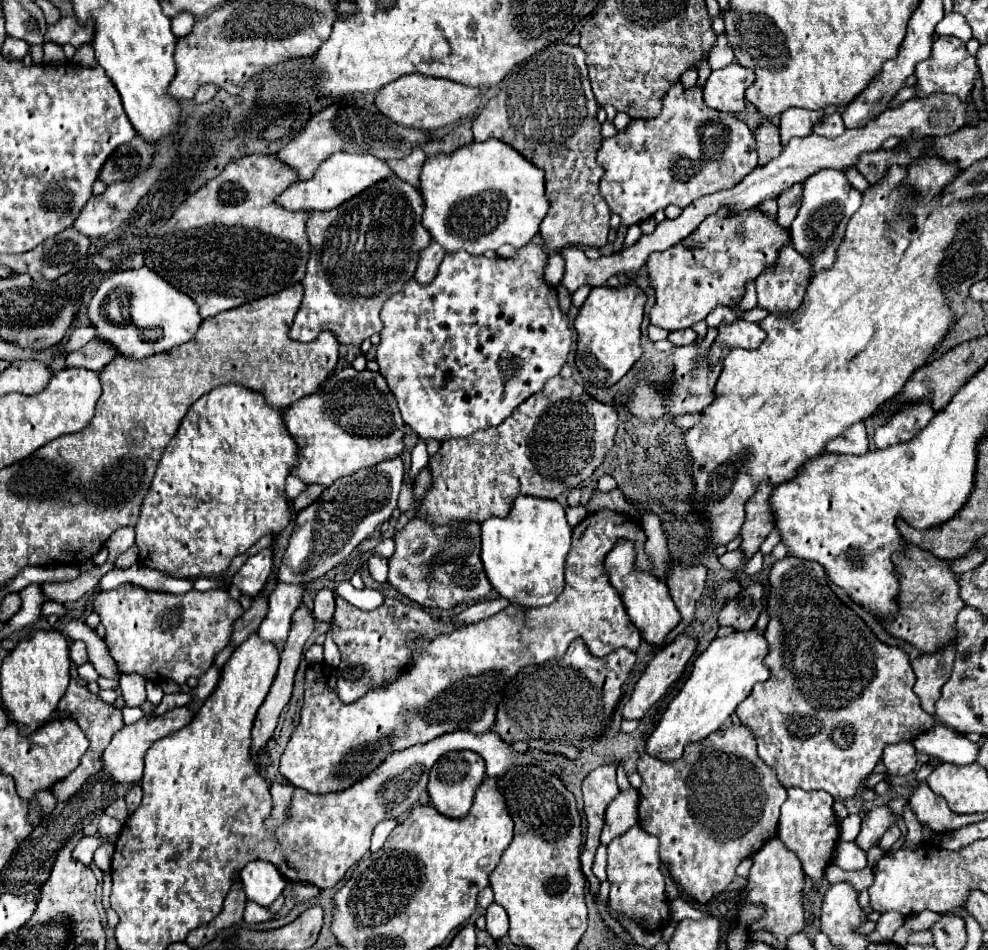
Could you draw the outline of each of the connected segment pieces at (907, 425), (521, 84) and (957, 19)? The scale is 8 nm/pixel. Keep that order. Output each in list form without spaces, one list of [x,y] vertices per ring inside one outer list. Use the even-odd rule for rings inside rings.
[[[928,402],[912,404],[910,408],[904,406],[902,412],[898,410],[896,416],[892,414],[884,426],[876,428],[874,442],[876,442],[878,448],[888,448],[888,446],[892,446],[892,444],[908,442],[908,440],[912,440],[932,418],[934,418],[934,412],[932,412],[932,406],[930,406]]]
[[[552,44],[536,52],[502,80],[500,94],[494,96],[472,122],[474,142],[498,138],[516,148],[538,168],[546,170],[546,194],[550,198],[550,210],[540,226],[540,236],[544,240],[544,246],[550,250],[560,250],[568,244],[602,248],[610,230],[610,208],[598,192],[598,184],[604,176],[604,168],[600,168],[600,164],[596,162],[596,152],[600,150],[602,140],[600,124],[596,120],[598,102],[590,90],[584,58],[586,56],[578,46],[568,44]]]
[[[950,12],[942,18],[942,22],[936,26],[936,34],[950,34],[950,36],[956,36],[960,38],[962,42],[968,42],[972,38],[972,28],[968,26],[966,18],[958,12]]]

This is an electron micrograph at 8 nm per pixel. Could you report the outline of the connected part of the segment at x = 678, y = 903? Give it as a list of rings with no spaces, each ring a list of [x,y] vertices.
[[[674,898],[674,900],[668,900],[668,904],[672,906],[672,922],[680,922],[682,918],[702,918],[706,914],[698,912],[696,908],[692,908],[688,902],[684,902],[682,898]]]

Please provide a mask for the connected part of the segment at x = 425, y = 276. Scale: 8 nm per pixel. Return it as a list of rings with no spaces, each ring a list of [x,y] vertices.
[[[430,240],[428,248],[424,248],[424,252],[420,252],[420,260],[418,260],[418,268],[416,268],[416,280],[420,284],[430,284],[430,280],[436,276],[436,270],[444,258],[444,248],[440,248],[440,244],[436,244],[434,240]]]

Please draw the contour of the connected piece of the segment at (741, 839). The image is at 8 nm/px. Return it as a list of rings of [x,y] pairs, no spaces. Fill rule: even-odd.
[[[748,726],[720,728],[720,732],[712,732],[708,740],[688,744],[684,756],[676,760],[676,764],[664,764],[642,752],[636,766],[642,776],[642,786],[638,790],[638,824],[660,840],[660,858],[668,866],[674,882],[702,904],[714,894],[720,894],[734,880],[736,866],[750,854],[758,852],[776,834],[786,788],[778,782],[776,770],[760,760],[756,738]]]

